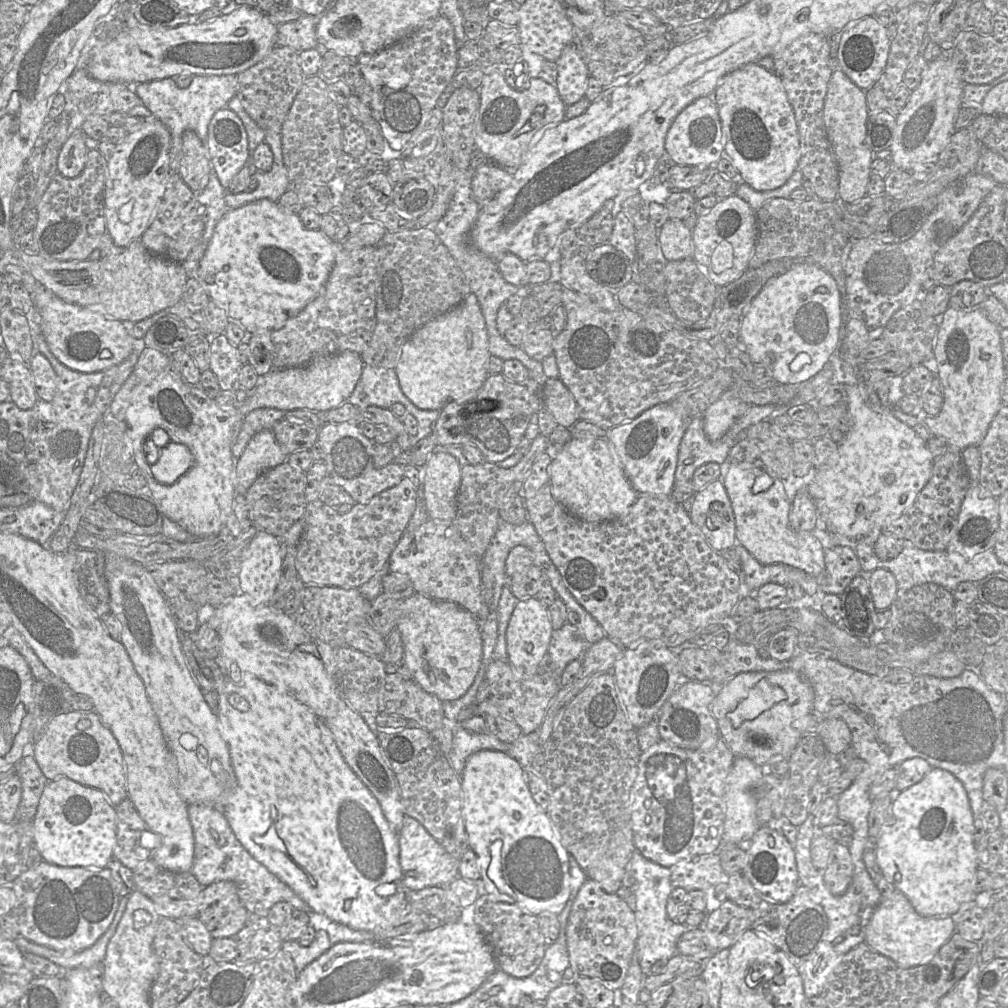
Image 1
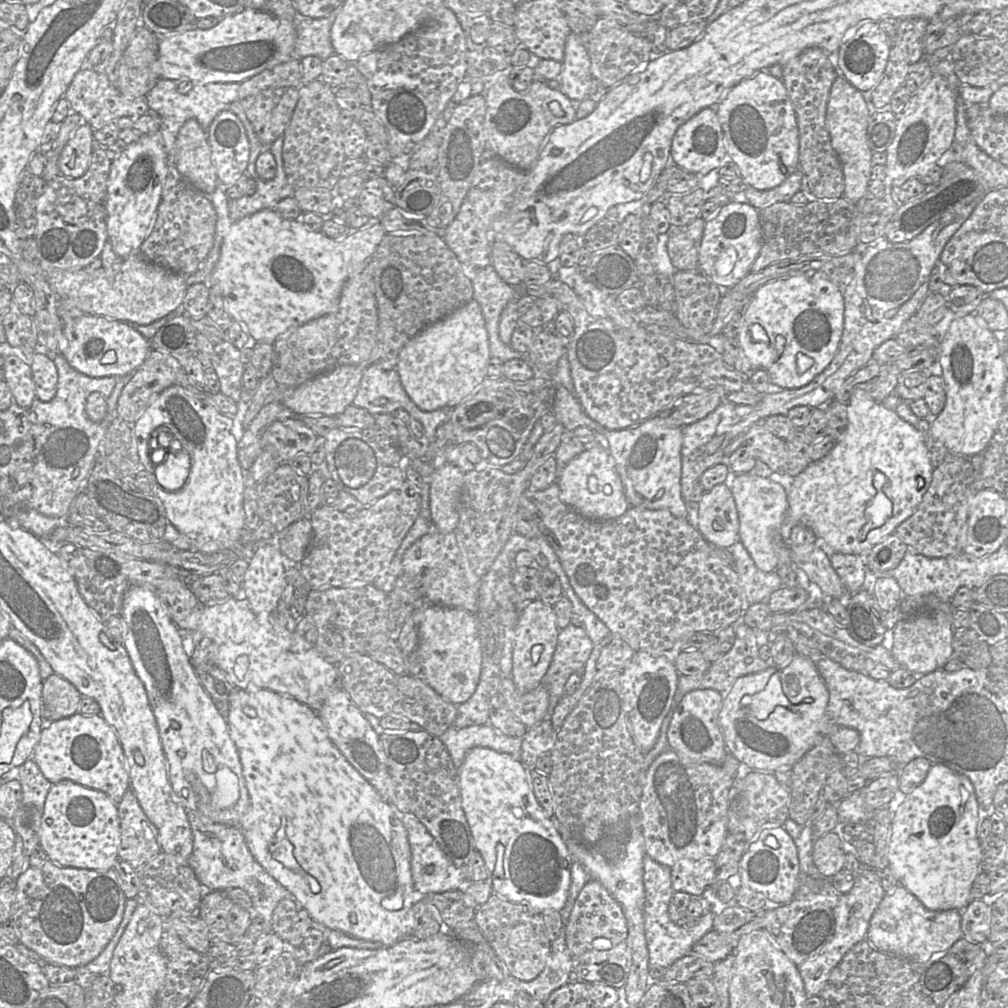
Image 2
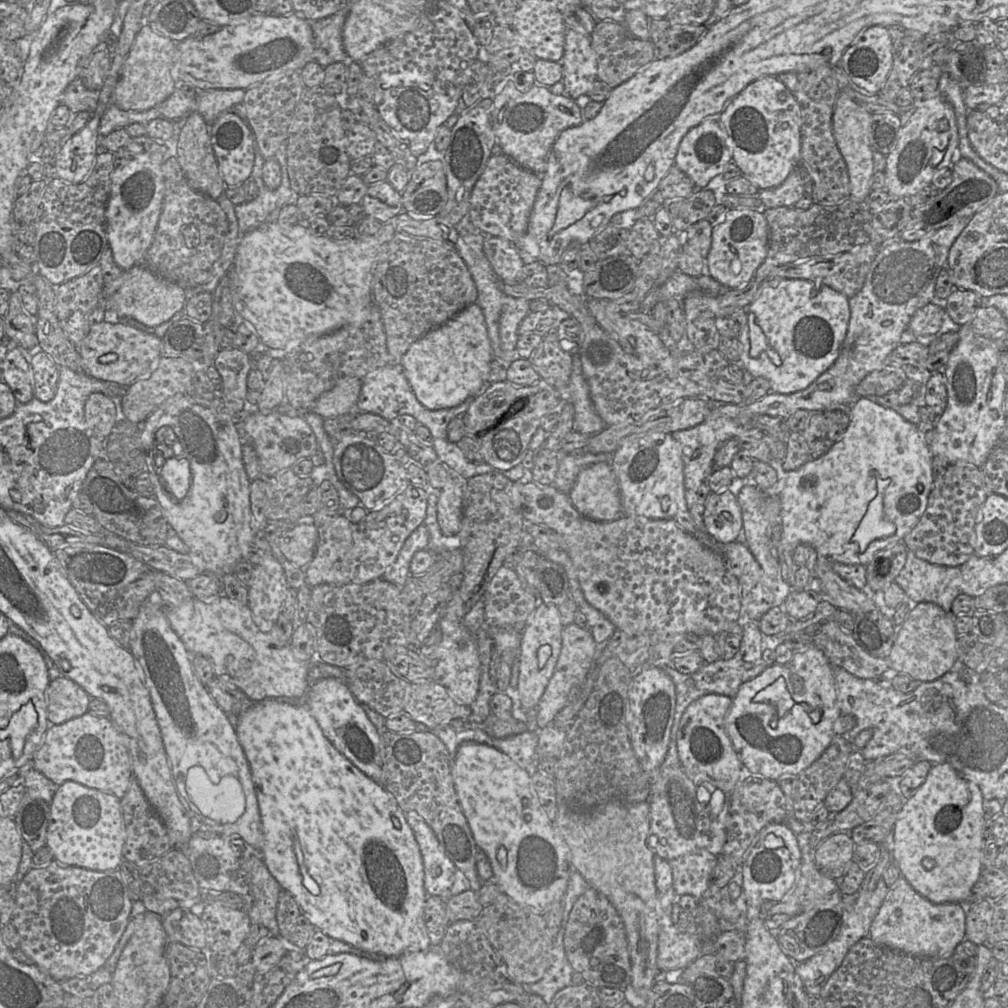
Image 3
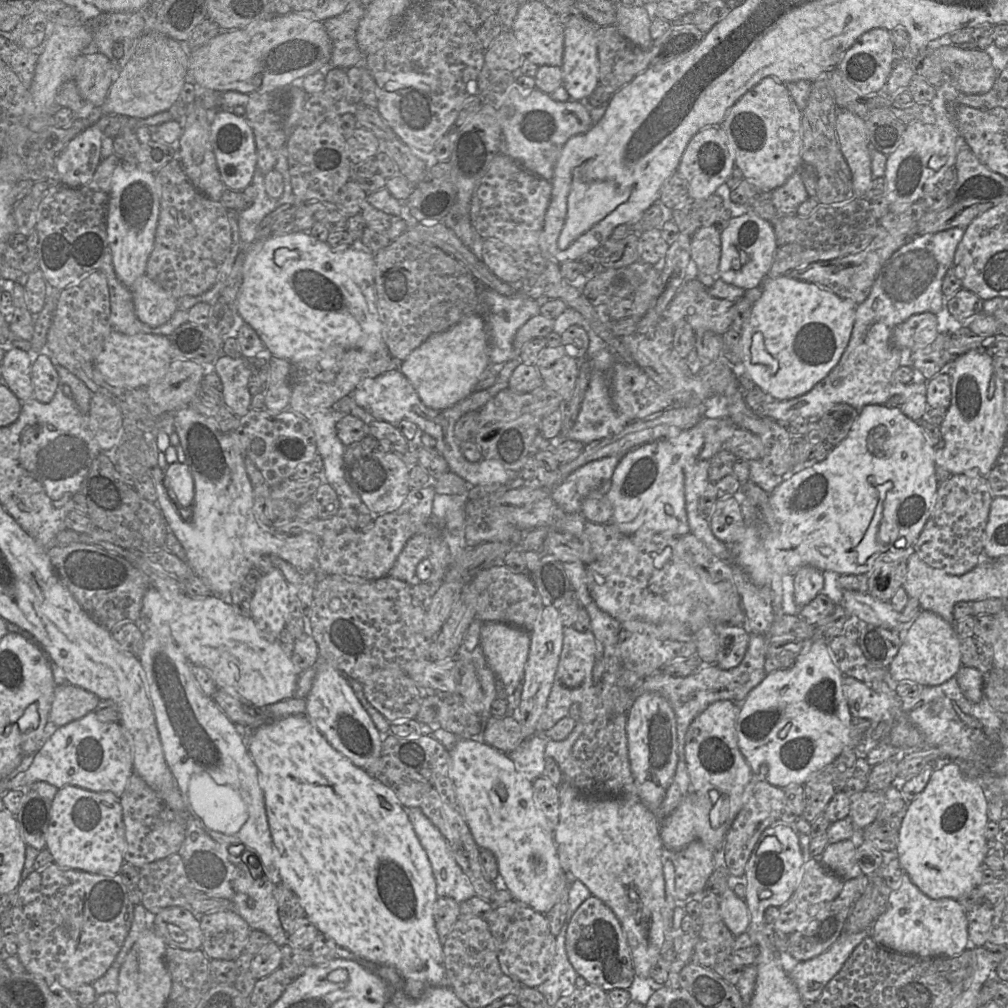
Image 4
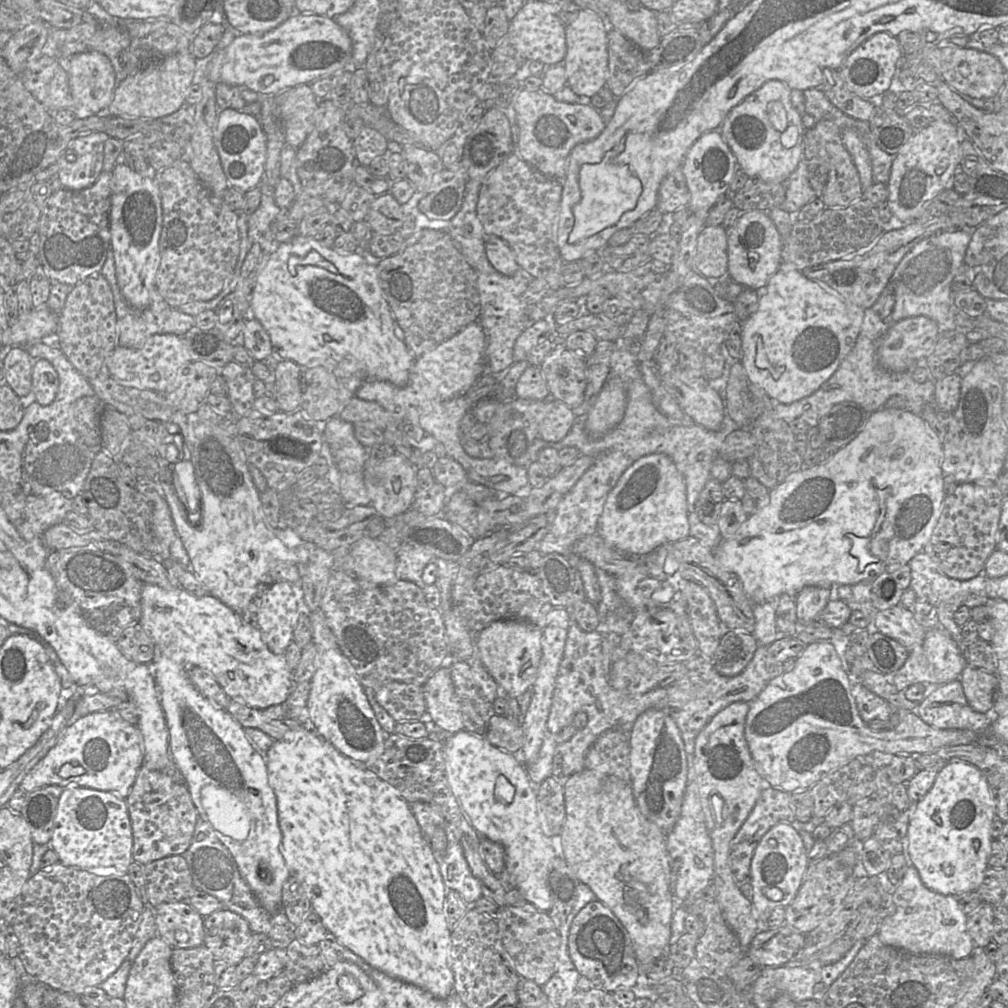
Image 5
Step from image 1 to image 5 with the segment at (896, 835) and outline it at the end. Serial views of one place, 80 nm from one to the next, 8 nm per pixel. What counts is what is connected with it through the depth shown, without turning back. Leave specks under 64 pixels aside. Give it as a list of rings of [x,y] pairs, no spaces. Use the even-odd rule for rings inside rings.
[[[965,760],[948,761],[929,792],[914,804],[908,825],[906,851],[923,884],[952,896],[977,890],[988,868],[994,819],[995,802],[984,774]]]

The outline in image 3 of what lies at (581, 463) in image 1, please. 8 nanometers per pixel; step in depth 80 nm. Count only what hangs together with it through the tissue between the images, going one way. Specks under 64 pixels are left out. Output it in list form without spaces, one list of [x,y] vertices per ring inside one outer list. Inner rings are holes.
[[[610,461],[584,467],[568,497],[583,516],[596,521],[613,521],[623,516],[619,485]]]

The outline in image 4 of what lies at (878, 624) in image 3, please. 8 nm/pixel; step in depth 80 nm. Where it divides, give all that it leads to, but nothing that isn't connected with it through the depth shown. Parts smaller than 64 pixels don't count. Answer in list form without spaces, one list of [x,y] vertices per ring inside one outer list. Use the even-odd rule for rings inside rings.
[[[860,622],[858,645],[865,657],[878,667],[889,668],[901,643],[897,630]]]

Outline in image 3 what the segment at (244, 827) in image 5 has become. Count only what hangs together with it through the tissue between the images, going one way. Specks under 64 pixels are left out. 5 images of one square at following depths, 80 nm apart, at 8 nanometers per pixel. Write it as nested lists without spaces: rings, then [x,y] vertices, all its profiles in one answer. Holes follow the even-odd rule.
[[[200,766],[189,768],[186,777],[186,790],[191,801],[197,806],[199,813],[219,824],[233,823],[244,813],[246,798],[239,780],[225,775],[218,784],[213,784],[205,770]]]

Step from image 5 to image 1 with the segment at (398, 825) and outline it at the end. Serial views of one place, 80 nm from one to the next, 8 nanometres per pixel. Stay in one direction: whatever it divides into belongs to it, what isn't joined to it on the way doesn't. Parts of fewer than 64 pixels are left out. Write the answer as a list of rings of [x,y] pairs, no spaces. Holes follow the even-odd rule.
[[[244,673],[243,679],[236,683],[224,675],[222,684],[216,692],[218,694],[216,710],[218,729],[229,748],[237,781],[233,796],[222,813],[241,845],[256,861],[290,887],[306,903],[312,915],[324,916],[353,929],[372,931],[396,911],[404,909],[409,903],[406,900],[407,889],[403,883],[403,872],[399,861],[398,831],[391,827],[377,799],[345,762],[325,721],[291,694],[277,689],[251,673]]]

